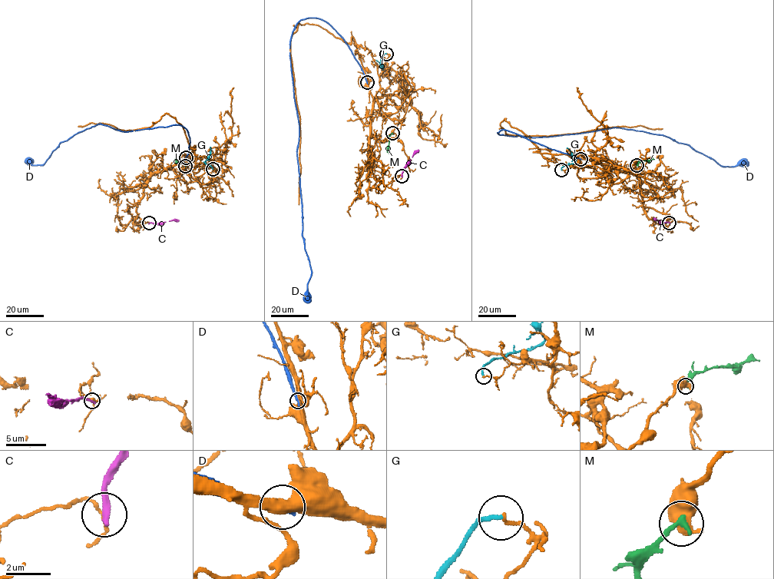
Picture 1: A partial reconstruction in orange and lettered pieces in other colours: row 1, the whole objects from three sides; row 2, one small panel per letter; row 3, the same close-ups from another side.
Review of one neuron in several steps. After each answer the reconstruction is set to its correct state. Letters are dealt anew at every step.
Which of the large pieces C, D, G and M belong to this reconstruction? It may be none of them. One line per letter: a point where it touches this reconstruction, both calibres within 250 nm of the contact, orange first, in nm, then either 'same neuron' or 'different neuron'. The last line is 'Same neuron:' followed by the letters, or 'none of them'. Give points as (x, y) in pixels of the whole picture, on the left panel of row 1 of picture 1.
C: contact (149, 223); calibres 150 and 280 nm; different neuron
D: contact (186, 157); calibres 500 and 280 nm; different neuron
G: contact (213, 169); calibres 160 and 160 nm; different neuron
M: contact (185, 166); calibres 700 and 240 nm; different neuron
Same neuron: none of them

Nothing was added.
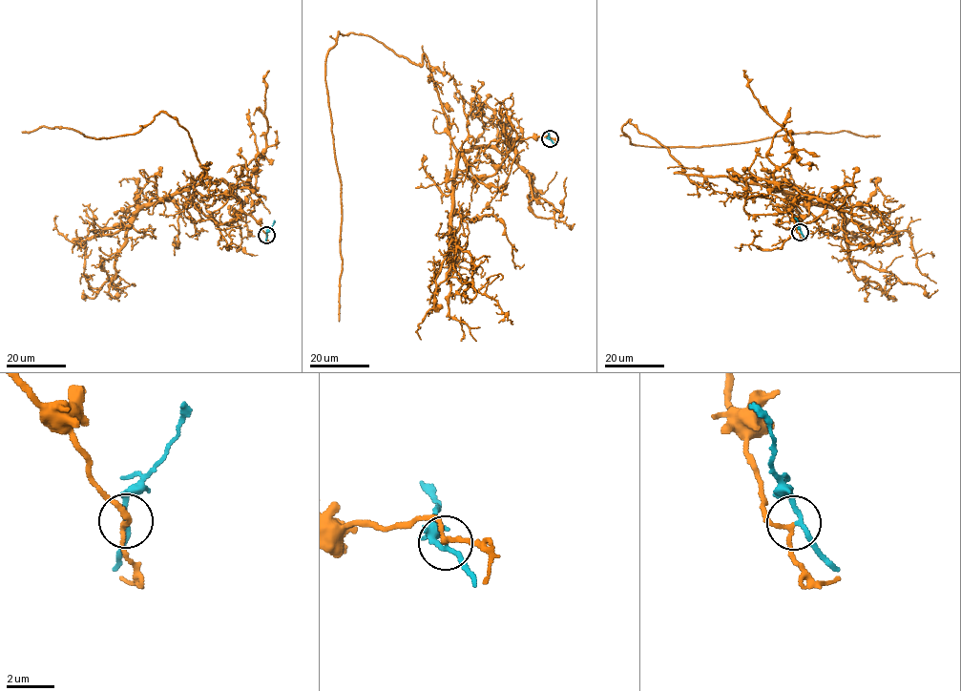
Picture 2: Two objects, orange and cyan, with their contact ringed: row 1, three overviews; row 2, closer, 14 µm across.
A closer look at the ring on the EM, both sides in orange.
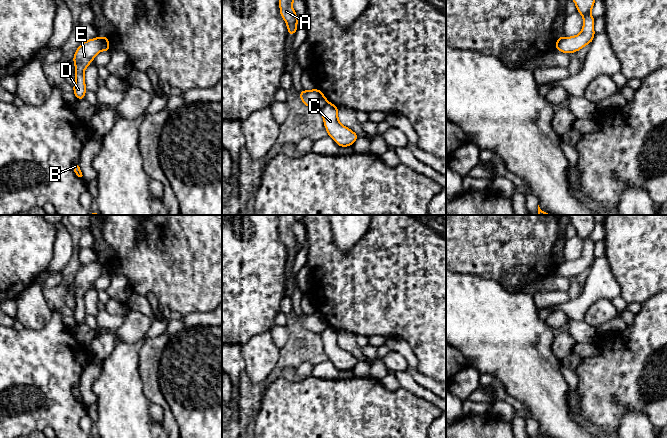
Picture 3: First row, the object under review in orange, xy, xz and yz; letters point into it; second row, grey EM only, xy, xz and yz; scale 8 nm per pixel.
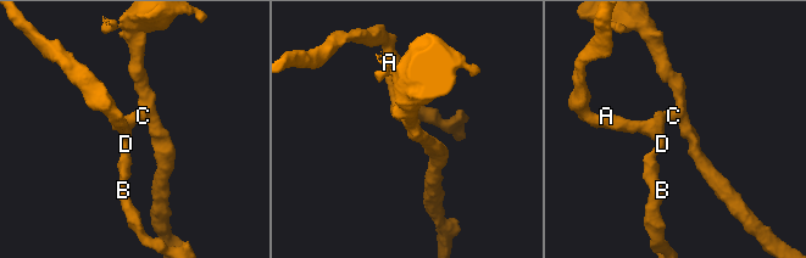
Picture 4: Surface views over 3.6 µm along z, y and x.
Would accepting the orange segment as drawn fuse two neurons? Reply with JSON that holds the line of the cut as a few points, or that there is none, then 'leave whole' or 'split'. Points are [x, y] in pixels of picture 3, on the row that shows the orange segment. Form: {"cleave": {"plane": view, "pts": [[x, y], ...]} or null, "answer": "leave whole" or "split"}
{"cleave": {"plane": "xy", "pts": [[101, 37], [102, 50]]}, "answer": "split"}

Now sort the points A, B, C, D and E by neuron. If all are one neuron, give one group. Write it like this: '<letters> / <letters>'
A B D E / C

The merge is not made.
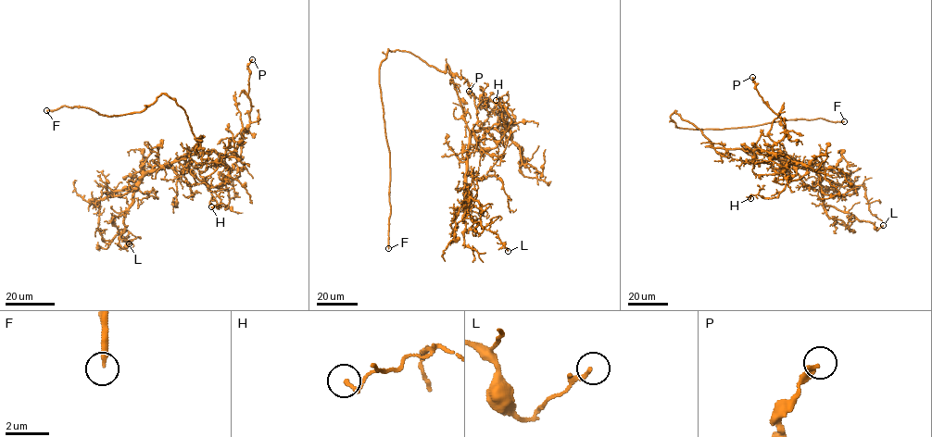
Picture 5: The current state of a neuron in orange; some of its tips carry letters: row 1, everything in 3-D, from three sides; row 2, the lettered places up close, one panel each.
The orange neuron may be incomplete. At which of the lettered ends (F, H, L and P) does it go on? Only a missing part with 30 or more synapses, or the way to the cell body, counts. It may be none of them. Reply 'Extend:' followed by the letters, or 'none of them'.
Extend: F

